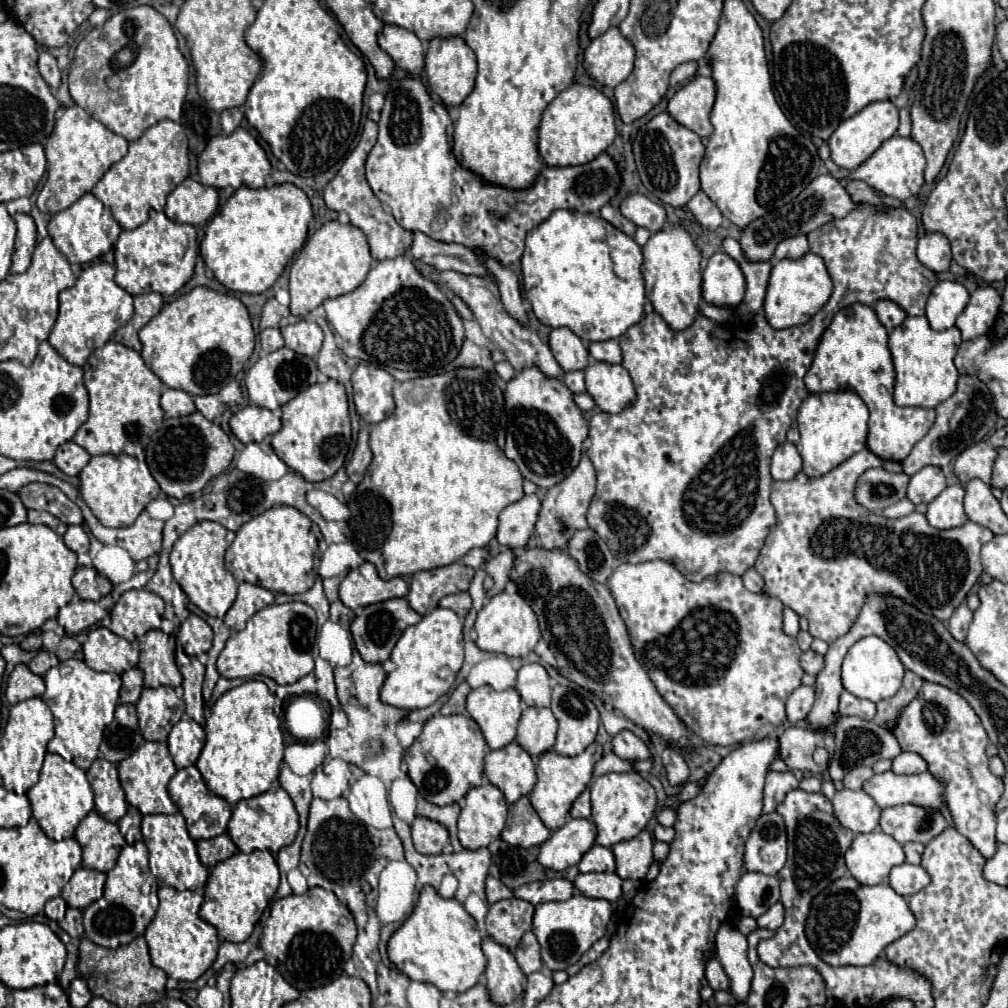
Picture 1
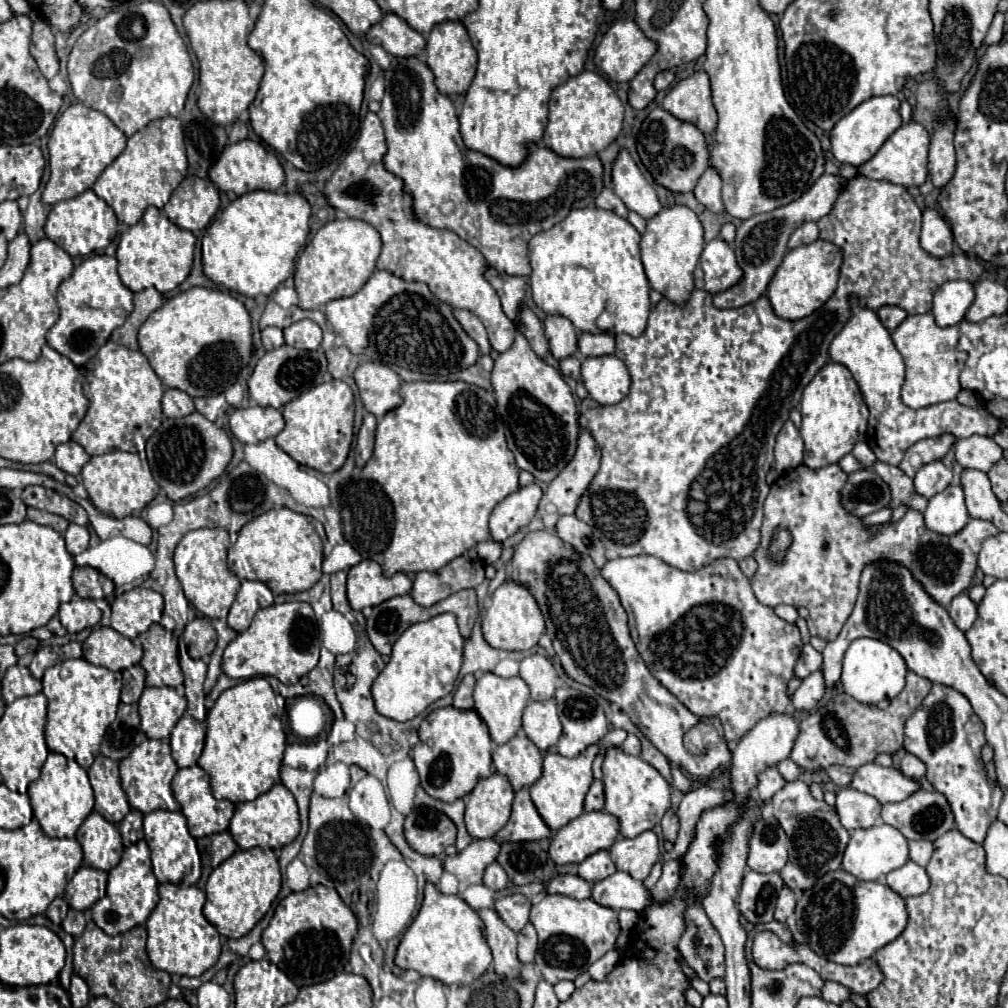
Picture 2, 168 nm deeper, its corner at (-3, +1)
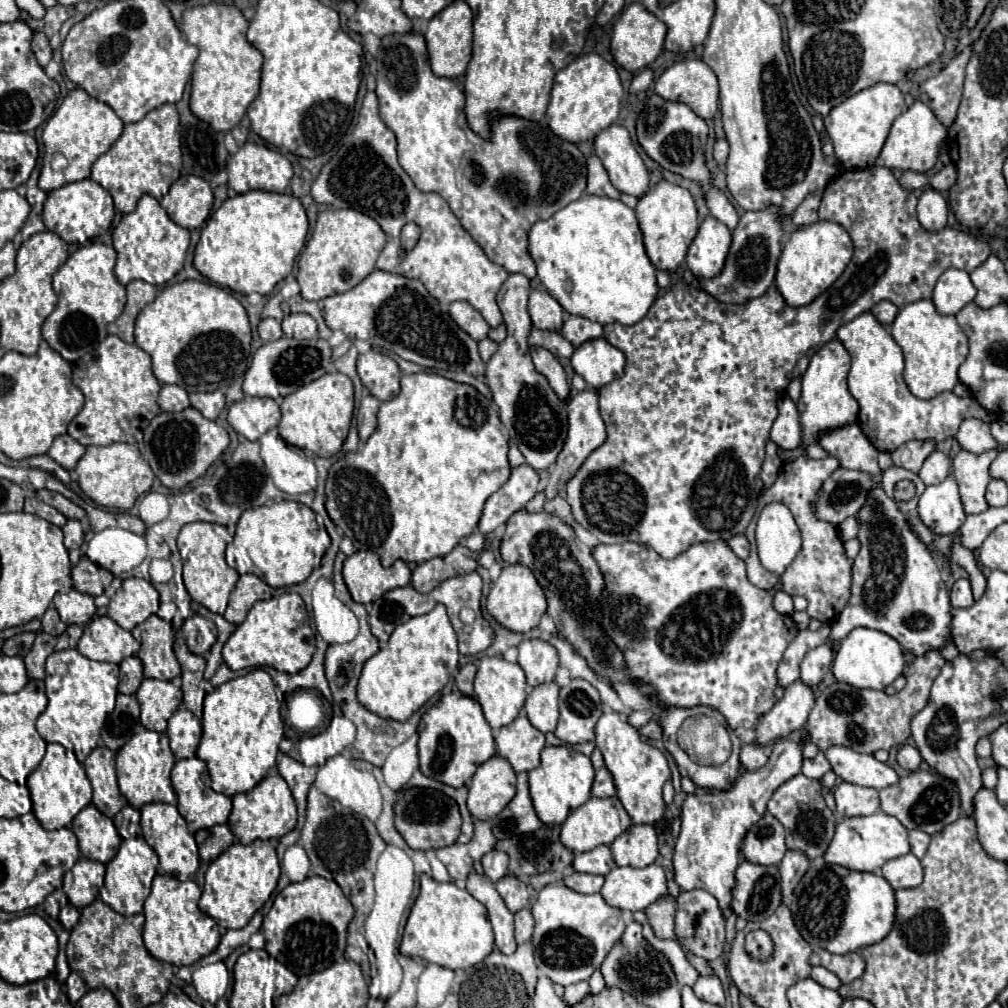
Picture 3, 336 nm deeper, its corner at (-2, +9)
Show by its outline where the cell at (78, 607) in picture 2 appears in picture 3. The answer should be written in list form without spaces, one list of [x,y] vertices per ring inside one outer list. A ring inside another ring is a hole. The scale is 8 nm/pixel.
[[[77,590],[57,594],[53,604],[65,624],[89,624],[97,612],[93,596],[81,594]]]

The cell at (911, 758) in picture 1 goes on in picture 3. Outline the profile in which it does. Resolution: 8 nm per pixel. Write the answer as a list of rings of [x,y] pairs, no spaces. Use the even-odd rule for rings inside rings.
[[[903,744],[897,752],[897,762],[903,770],[907,772],[913,772],[913,770],[919,770],[919,764],[921,764],[921,754],[915,746],[911,744]]]

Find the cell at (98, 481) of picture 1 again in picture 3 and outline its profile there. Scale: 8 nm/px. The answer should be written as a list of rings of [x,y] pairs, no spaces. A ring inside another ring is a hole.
[[[109,444],[109,446],[89,446],[85,456],[79,460],[75,472],[79,474],[81,490],[102,508],[111,511],[129,511],[135,500],[149,492],[155,474],[149,464],[141,458],[137,444]]]

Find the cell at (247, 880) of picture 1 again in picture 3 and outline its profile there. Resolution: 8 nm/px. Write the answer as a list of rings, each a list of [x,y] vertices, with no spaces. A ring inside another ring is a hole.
[[[255,840],[253,844],[247,844],[247,846],[235,842],[217,860],[213,860],[209,864],[209,868],[205,872],[205,886],[203,886],[203,896],[199,900],[199,908],[223,928],[245,928],[245,924],[253,918],[253,914],[257,910],[261,910],[261,906],[269,900],[271,892],[277,888],[279,872],[281,872],[279,858],[277,858],[275,848],[271,846],[271,842]]]

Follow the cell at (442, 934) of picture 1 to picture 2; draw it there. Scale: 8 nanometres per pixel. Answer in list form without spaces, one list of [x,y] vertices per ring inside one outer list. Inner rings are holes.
[[[426,884],[424,902],[402,936],[396,952],[396,966],[418,970],[422,976],[432,976],[444,984],[472,984],[490,968],[492,952],[482,934],[482,920],[460,896],[446,896],[434,884]]]

